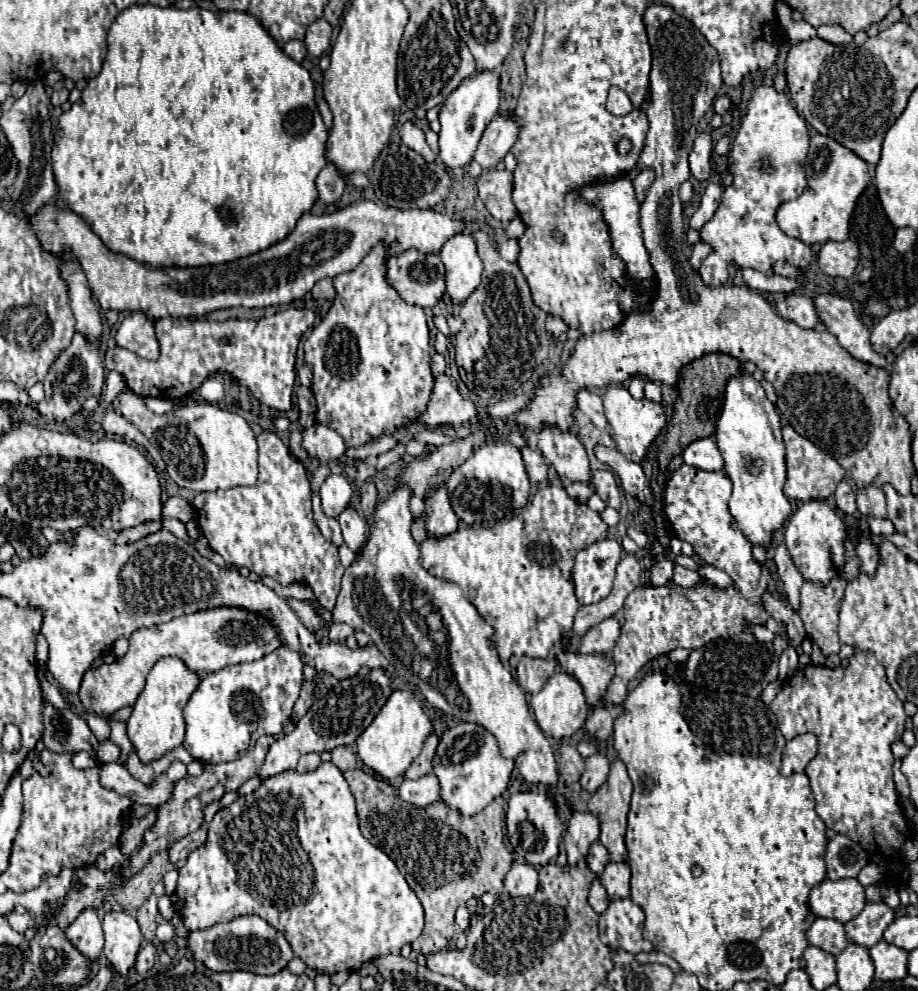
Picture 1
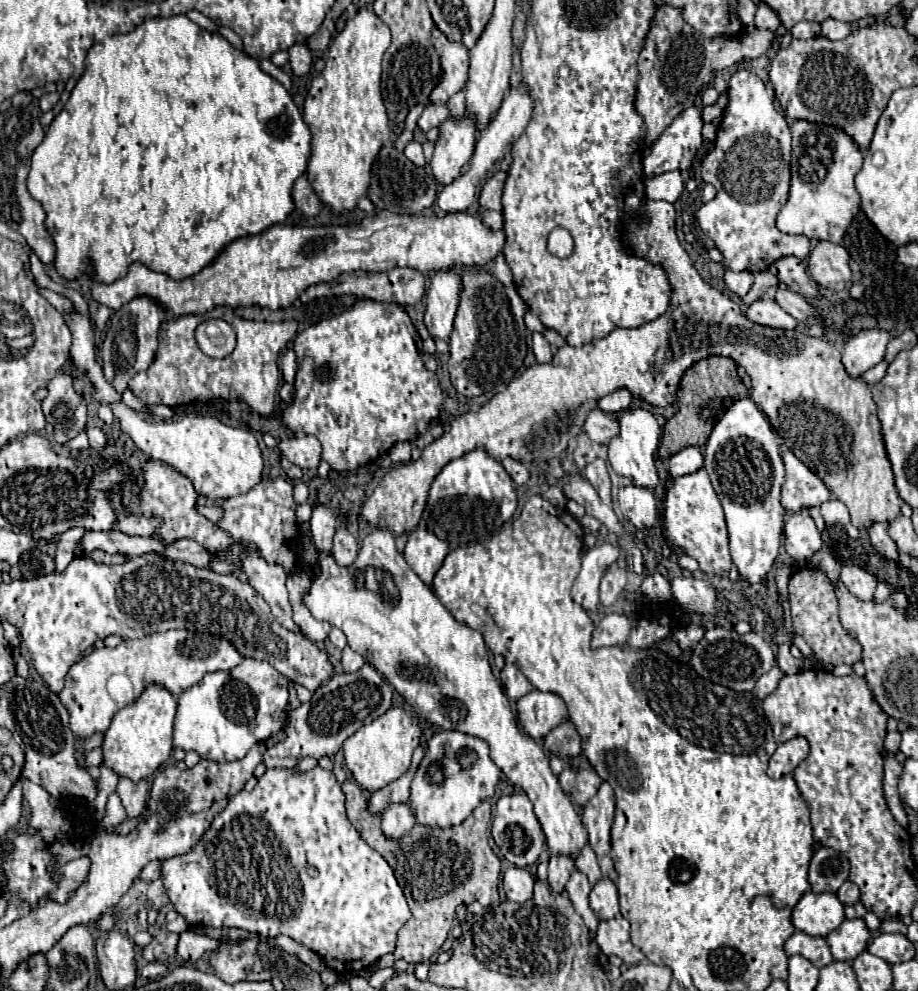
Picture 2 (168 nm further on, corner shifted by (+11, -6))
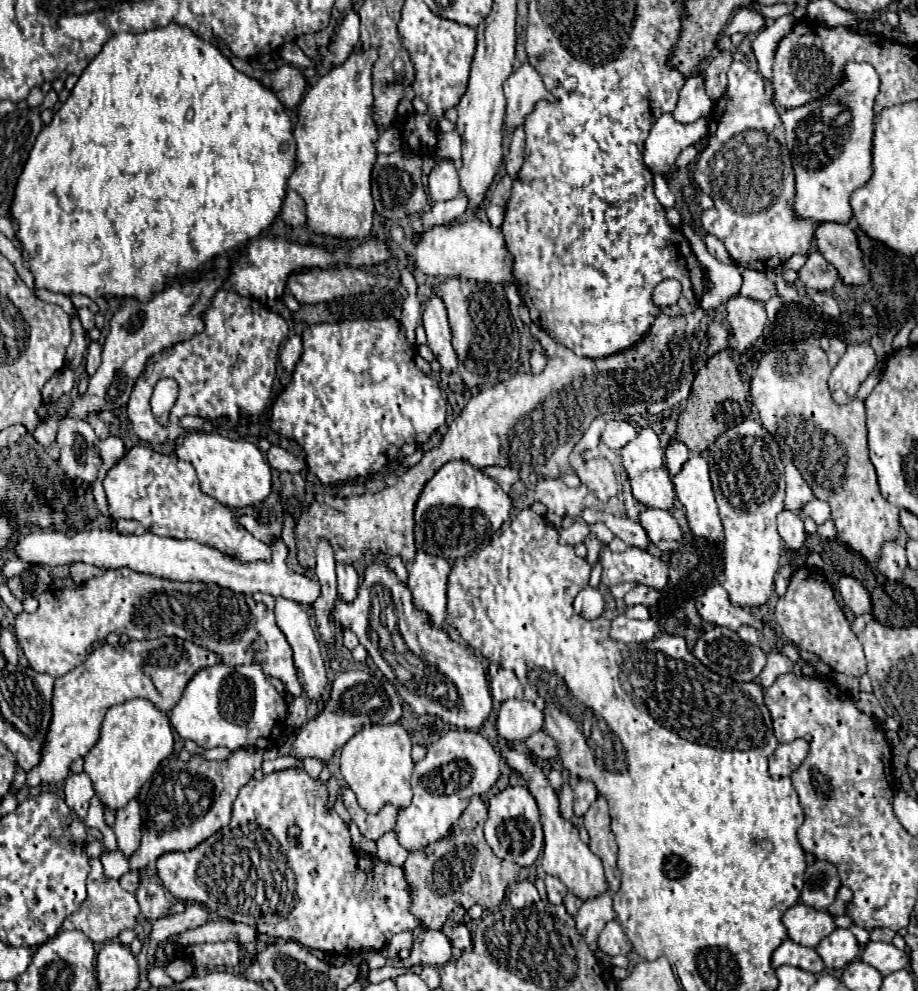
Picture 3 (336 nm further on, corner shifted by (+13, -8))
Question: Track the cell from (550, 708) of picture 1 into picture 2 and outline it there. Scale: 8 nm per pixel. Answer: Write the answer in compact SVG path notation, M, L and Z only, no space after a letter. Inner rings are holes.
M530 691L528 695L524 695L522 699L518 699L516 703L516 715L518 715L518 721L524 729L526 735L530 735L532 739L540 741L542 735L548 735L556 725L560 725L560 721L566 719L566 705L564 701L554 695L554 693L542 693L542 691Z

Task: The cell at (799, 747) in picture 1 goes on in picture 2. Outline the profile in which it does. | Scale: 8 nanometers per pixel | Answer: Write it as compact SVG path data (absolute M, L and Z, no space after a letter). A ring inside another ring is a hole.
M794 737L786 743L780 743L774 755L770 757L768 775L772 779L778 779L786 773L792 773L800 761L804 761L808 755L808 741L804 737Z

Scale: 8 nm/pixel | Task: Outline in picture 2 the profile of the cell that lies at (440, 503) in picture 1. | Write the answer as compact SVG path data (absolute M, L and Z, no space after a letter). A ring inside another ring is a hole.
M418 525L416 531L408 535L408 543L404 549L406 563L414 569L414 573L432 587L434 573L442 567L442 561L448 553L448 543L432 535L424 525Z

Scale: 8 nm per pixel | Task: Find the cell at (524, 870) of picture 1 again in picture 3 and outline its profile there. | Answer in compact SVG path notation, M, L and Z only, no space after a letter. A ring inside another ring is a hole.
M516 881L510 887L508 899L510 899L510 905L514 909L520 909L520 907L528 907L528 905L536 903L536 899L540 899L540 897L538 897L538 891L536 891L534 883L530 883L530 881Z

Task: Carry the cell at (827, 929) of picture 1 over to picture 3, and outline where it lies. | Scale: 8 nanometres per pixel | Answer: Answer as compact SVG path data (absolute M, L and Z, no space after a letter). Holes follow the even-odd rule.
M792 939L782 941L782 945L772 955L772 967L780 965L794 965L812 973L820 973L824 969L824 961L820 959L814 947L794 943Z

